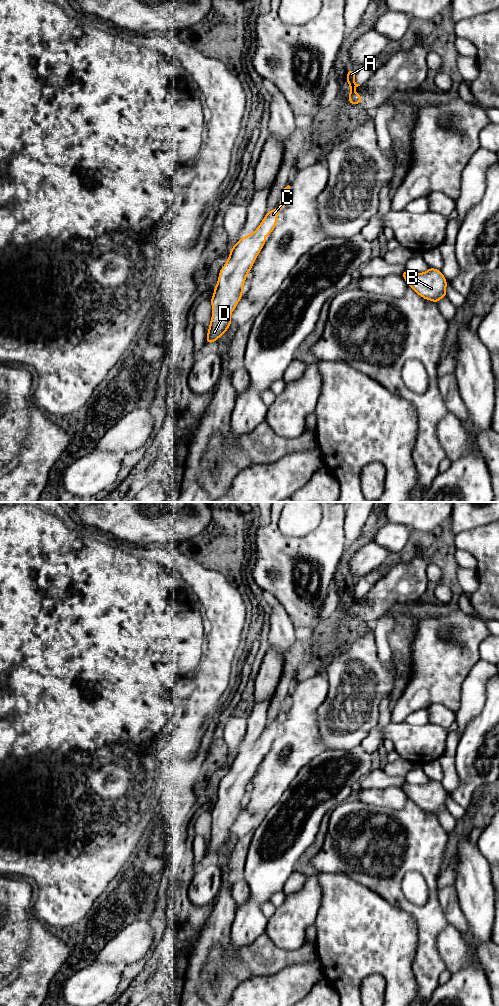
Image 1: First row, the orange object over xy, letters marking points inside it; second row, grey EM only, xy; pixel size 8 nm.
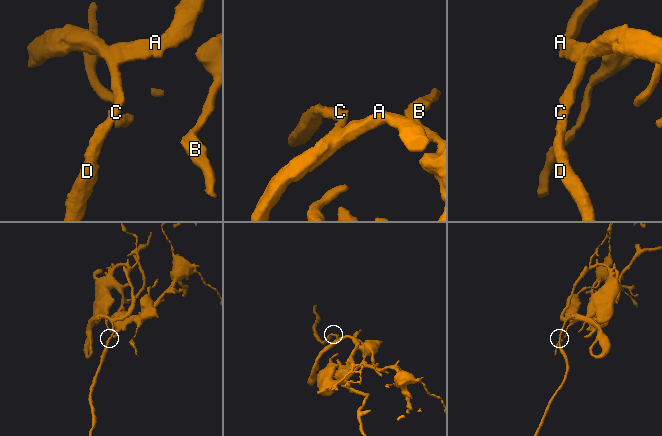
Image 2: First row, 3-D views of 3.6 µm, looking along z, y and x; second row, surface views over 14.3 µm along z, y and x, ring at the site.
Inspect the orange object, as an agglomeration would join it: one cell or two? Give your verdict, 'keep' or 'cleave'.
keep

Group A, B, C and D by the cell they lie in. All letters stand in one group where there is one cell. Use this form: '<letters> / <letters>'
A B C D

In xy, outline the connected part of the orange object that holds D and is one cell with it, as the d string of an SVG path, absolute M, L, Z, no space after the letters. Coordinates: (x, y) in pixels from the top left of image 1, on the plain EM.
M290 698L284 700L279 717L267 723L264 731L248 748L243 748L230 761L227 774L220 781L214 806L210 811L212 829L207 842L206 856L218 852L232 836L231 826L243 807L243 798L257 768L265 757L266 747L272 746L277 738L278 725L283 720Z

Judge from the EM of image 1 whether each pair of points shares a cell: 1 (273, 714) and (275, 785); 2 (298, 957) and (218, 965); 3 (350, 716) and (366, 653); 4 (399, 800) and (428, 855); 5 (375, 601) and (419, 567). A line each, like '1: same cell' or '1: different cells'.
1: different cells
2: same cell
3: same cell
4: different cells
5: same cell

